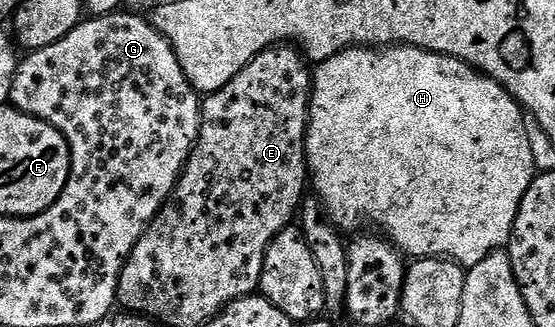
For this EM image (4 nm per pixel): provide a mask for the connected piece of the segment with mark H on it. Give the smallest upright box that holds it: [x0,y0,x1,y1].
[304,46,538,270]

